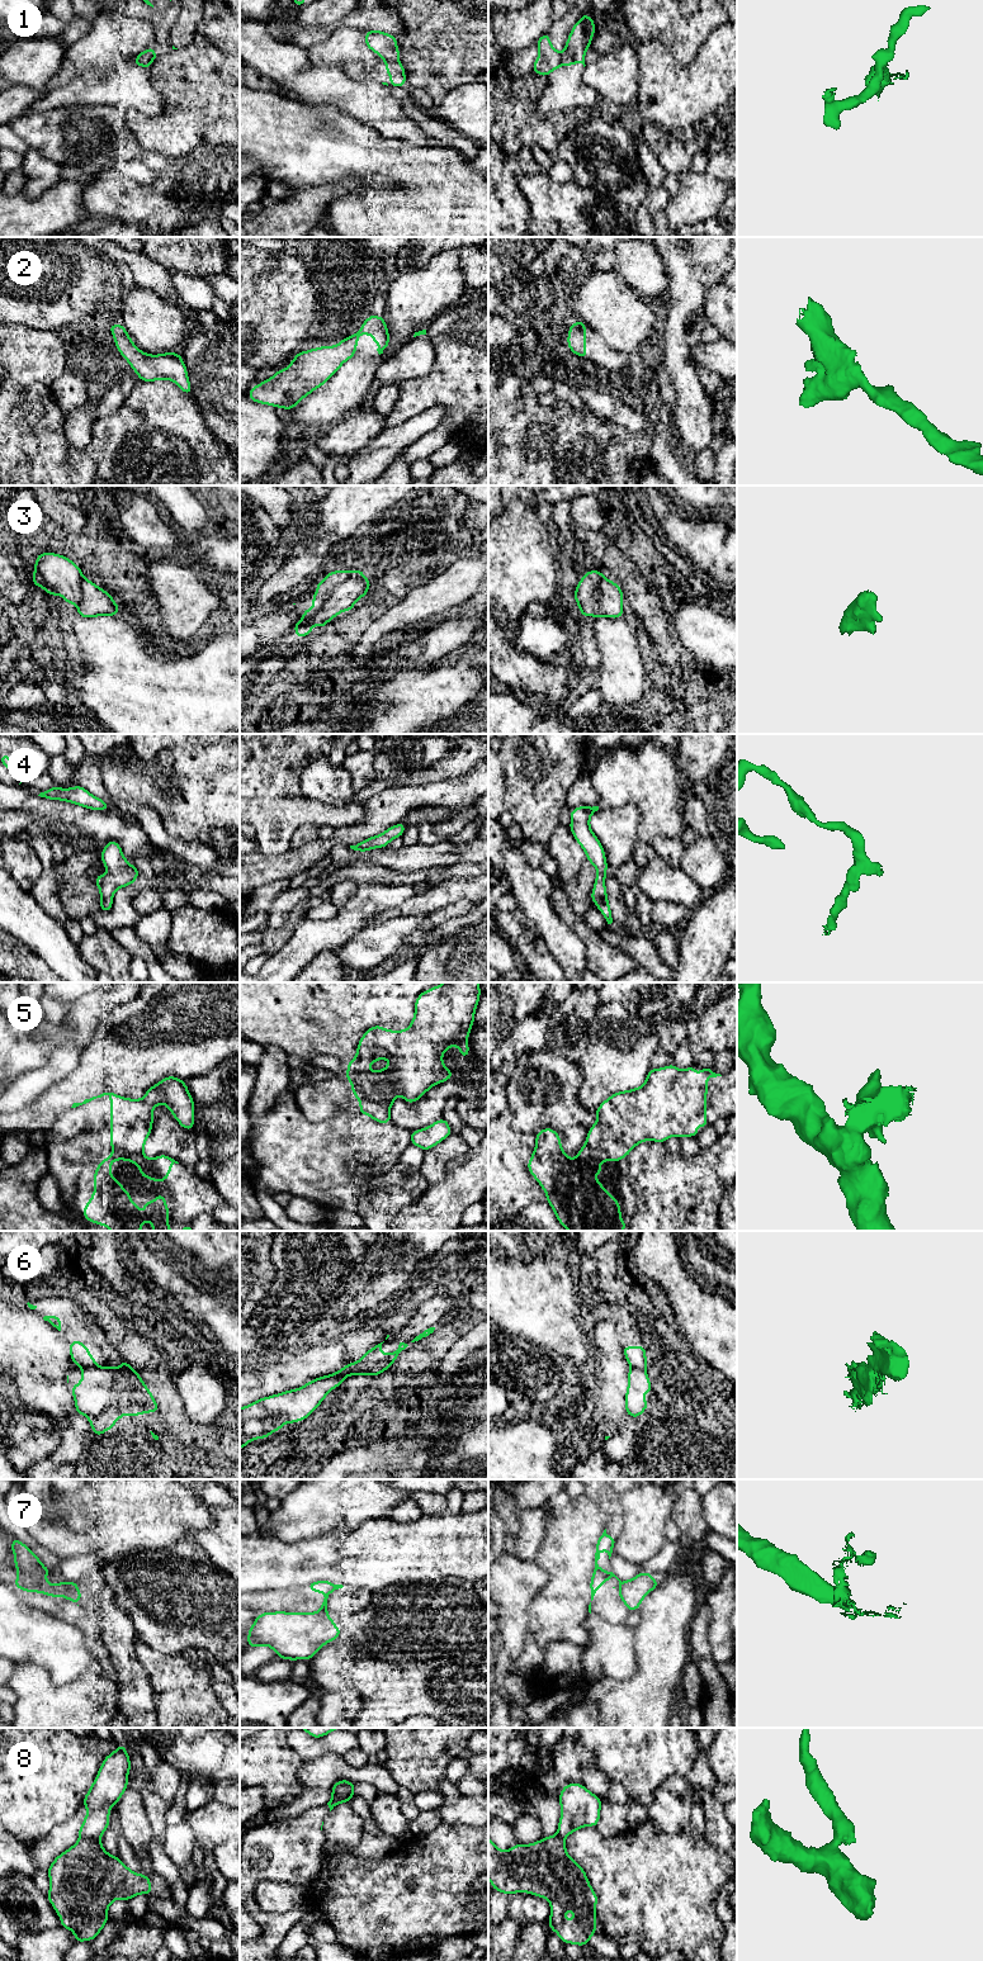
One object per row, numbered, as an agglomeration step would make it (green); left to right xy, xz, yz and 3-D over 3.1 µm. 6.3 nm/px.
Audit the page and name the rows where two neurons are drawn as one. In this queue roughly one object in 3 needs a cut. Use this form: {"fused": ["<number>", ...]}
{"fused": ["1", "3", "5", "6", "7", "8"]}

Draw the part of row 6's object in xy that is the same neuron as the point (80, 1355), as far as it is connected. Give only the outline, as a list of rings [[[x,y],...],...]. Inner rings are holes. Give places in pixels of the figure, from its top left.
[[[70,1341],[71,1360],[81,1366],[96,1366],[96,1360],[90,1355],[89,1347],[82,1341]]]

